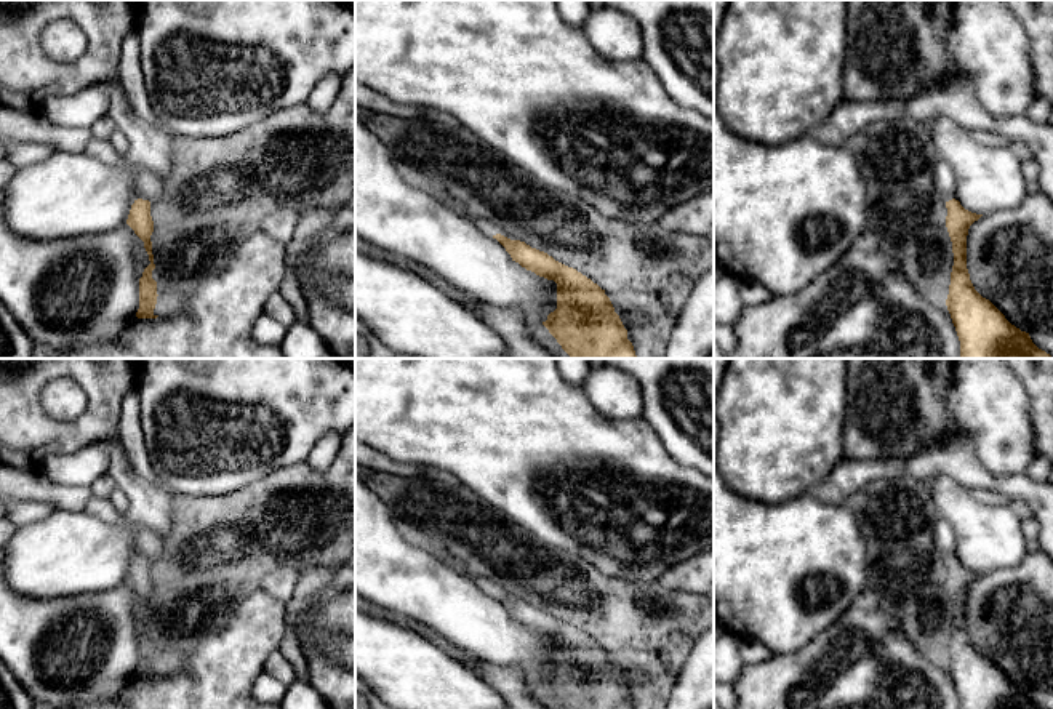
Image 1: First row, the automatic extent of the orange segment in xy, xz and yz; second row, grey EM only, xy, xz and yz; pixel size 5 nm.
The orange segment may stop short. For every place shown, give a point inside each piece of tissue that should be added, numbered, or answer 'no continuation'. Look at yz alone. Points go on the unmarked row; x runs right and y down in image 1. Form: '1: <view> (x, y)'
1: yz (943, 535)

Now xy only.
1: xy (148, 544)

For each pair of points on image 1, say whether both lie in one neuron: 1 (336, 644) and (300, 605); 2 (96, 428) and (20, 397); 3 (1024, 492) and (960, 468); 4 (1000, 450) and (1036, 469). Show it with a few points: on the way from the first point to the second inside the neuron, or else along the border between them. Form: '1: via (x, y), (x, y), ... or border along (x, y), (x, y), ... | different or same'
1: via (322, 640), (316, 640), (300, 620) | same
2: via (77, 429), (50, 429), (37, 416) | same
3: via (1008, 487), (976, 477) | same
4: border along (1036, 458), (1024, 474) | different

